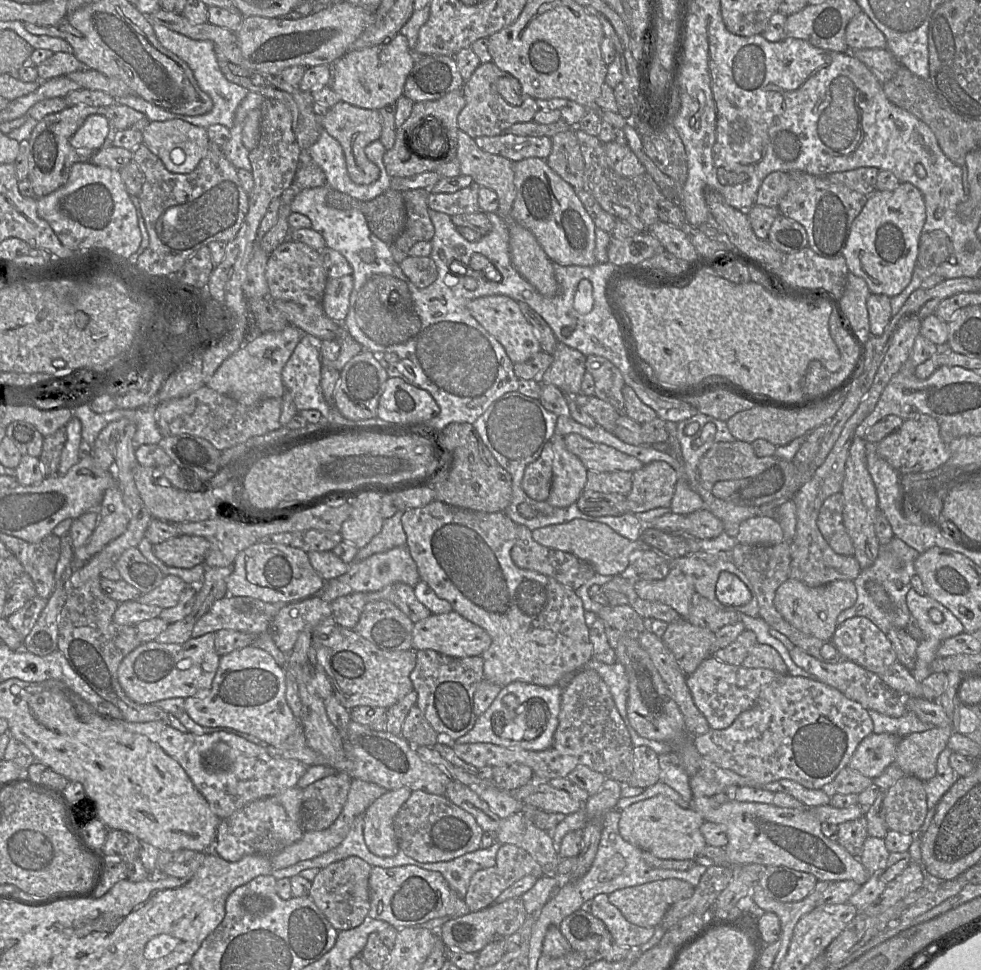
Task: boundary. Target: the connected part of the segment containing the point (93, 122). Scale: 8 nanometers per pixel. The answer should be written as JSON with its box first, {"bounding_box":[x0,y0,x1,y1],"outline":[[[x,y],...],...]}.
{"bounding_box":[70,115,111,149],"outline":[[[103,115],[89,116],[76,133],[70,138],[70,144],[76,149],[102,149],[109,132],[111,120]]]}

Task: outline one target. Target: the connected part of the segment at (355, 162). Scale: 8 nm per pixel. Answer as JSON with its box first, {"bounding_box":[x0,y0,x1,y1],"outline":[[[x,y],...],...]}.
{"bounding_box":[319,101,382,185],"outline":[[[339,101],[331,107],[327,114],[319,117],[322,128],[342,146],[347,171],[351,180],[358,185],[375,182],[380,175],[379,168],[365,154],[365,147],[379,140],[382,132],[382,118],[378,110],[364,109]]]}

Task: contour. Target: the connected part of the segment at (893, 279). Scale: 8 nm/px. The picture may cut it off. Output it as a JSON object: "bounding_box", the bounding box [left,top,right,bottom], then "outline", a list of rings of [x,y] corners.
{"bounding_box":[843,182,926,297],"outline":[[[908,182],[900,183],[894,190],[875,190],[854,219],[848,240],[843,249],[850,273],[863,278],[870,292],[889,297],[900,294],[910,283],[918,256],[919,240],[926,220],[926,208],[921,191]]]}

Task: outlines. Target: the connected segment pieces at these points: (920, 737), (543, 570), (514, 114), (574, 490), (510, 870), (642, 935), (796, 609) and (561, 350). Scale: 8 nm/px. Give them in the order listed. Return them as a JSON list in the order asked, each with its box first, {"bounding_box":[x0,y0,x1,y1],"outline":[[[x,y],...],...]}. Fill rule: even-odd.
[{"bounding_box":[894,726,953,782],"outline":[[[950,726],[911,733],[898,742],[894,763],[905,775],[912,775],[925,782],[932,779],[937,770],[940,753],[948,746],[953,731]]]},{"bounding_box":[511,525,596,590],"outline":[[[517,525],[511,558],[519,568],[552,577],[572,590],[577,590],[596,574],[591,564],[575,555],[537,543],[532,531],[524,525]]]},{"bounding_box":[458,62,540,139],"outline":[[[493,62],[481,63],[461,90],[465,97],[465,106],[458,115],[458,127],[474,139],[504,134],[504,131],[513,124],[533,121],[535,114],[540,110],[536,99],[523,93],[520,82]],[[502,77],[509,79],[514,91],[522,97],[521,105],[512,106],[499,94],[497,80]]]},{"bounding_box":[547,434,588,508],"outline":[[[554,434],[550,441],[553,448],[552,486],[547,503],[553,507],[566,508],[575,504],[583,492],[588,470],[567,449],[564,436]]]},{"bounding_box":[465,844,544,912],"outline":[[[502,844],[493,867],[475,872],[465,895],[470,912],[477,912],[493,903],[508,887],[526,875],[544,876],[541,865],[524,849]]]},{"bounding_box":[592,894,655,949],"outline":[[[598,894],[594,897],[592,915],[603,921],[616,943],[621,947],[638,949],[655,933],[655,927],[639,927],[628,922],[619,909],[611,904],[607,894]]]},{"bounding_box":[774,577,856,641],"outline":[[[789,577],[776,590],[774,605],[784,619],[801,632],[823,641],[831,641],[837,628],[838,615],[852,607],[856,600],[854,581],[836,580],[819,587],[809,587]]]},{"bounding_box":[537,342,586,395],"outline":[[[562,342],[557,343],[552,356],[552,364],[537,380],[541,384],[555,385],[565,395],[581,393],[586,356]]]}]

